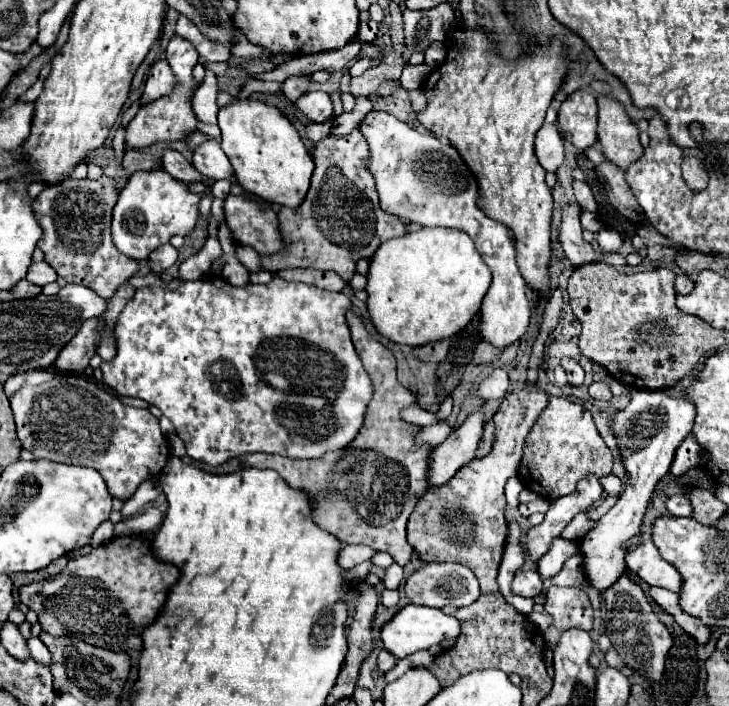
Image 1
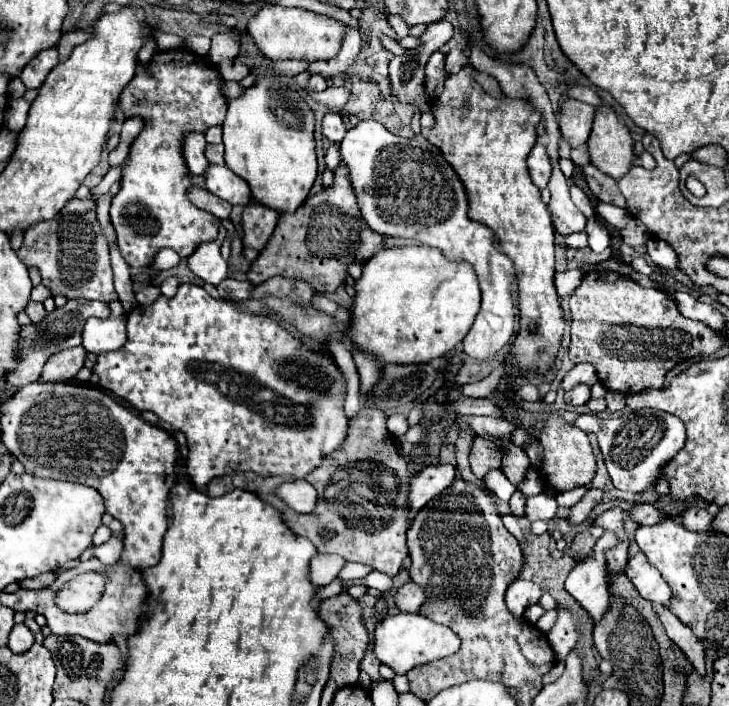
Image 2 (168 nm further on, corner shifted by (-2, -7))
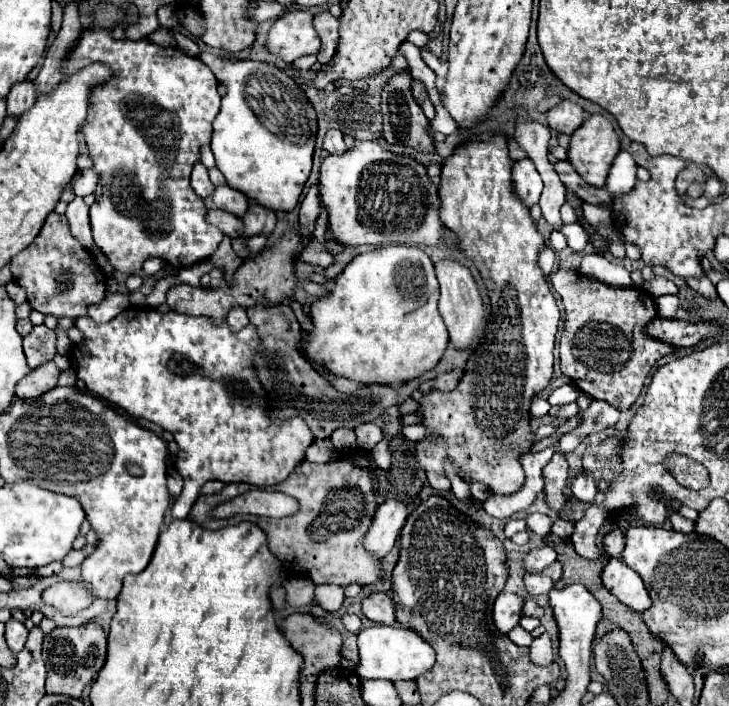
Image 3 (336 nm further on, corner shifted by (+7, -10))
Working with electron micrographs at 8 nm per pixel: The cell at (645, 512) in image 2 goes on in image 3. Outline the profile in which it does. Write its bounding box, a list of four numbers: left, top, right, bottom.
[604,527,626,557]

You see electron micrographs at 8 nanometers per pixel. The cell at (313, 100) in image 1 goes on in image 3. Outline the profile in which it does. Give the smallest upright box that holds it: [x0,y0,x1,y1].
[324,129,346,153]

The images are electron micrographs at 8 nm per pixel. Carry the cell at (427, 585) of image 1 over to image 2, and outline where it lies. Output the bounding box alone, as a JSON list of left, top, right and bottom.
[395,582,425,612]

